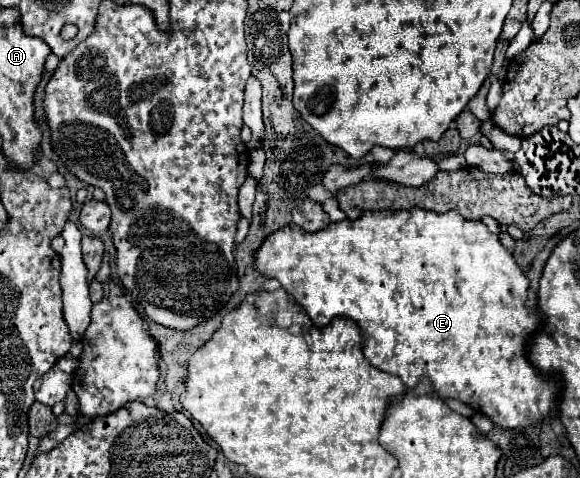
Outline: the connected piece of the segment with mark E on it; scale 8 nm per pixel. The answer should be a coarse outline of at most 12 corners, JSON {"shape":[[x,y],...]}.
{"shape":[[458,211],[288,225],[254,253],[316,327],[494,425],[550,415],[540,327]]}

